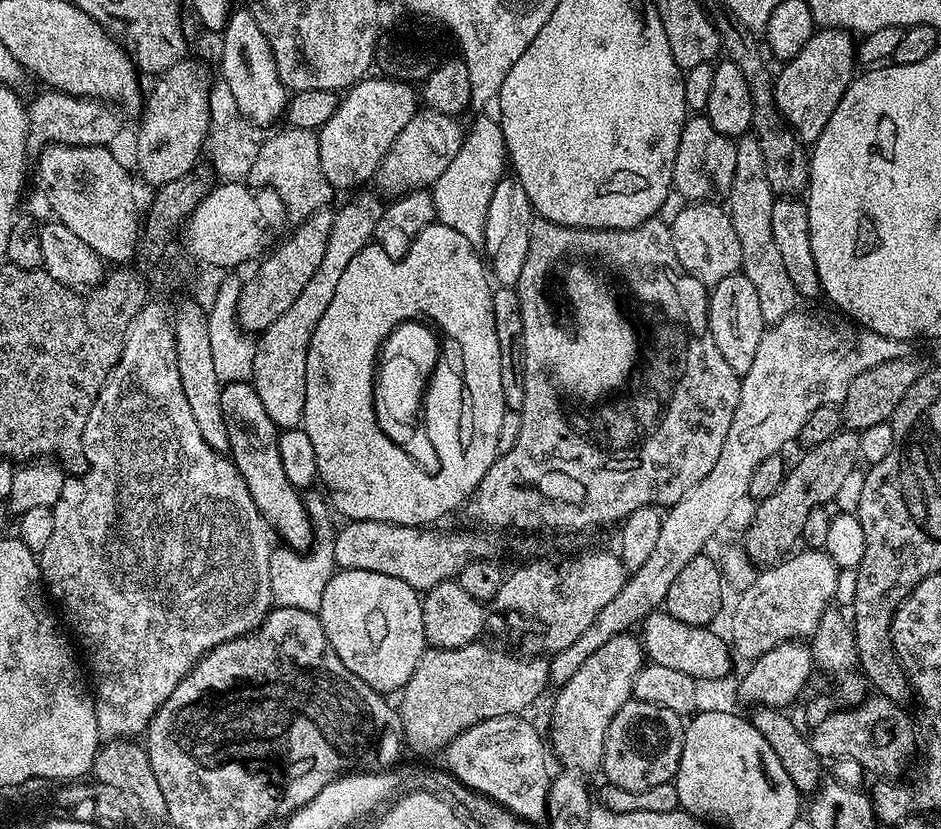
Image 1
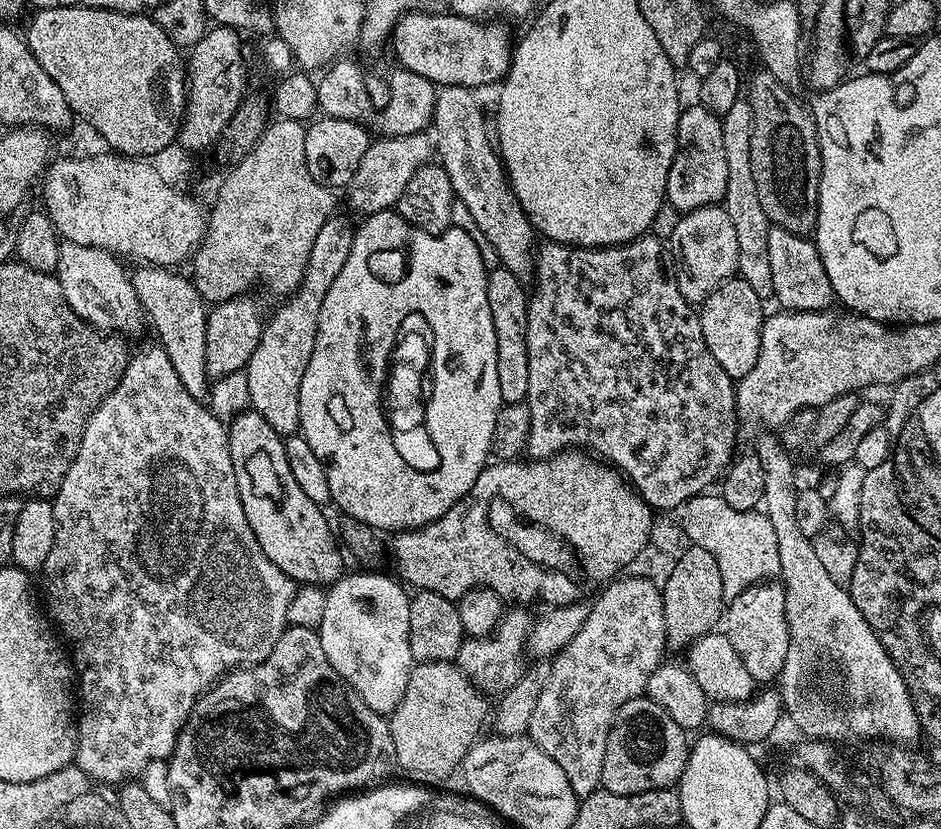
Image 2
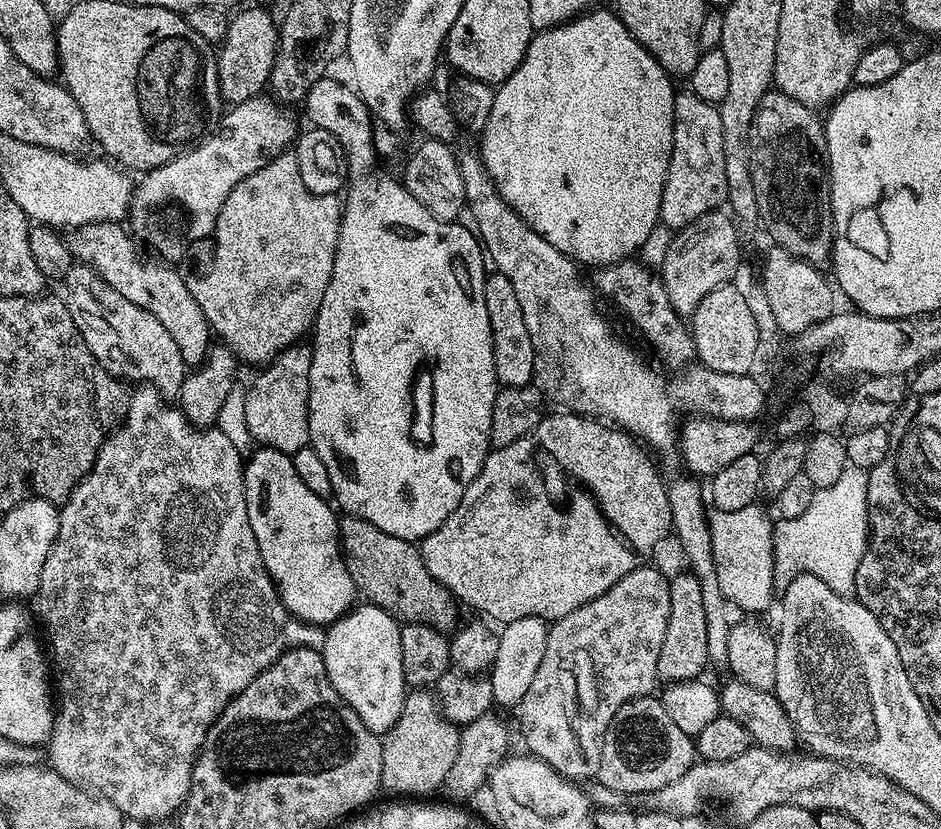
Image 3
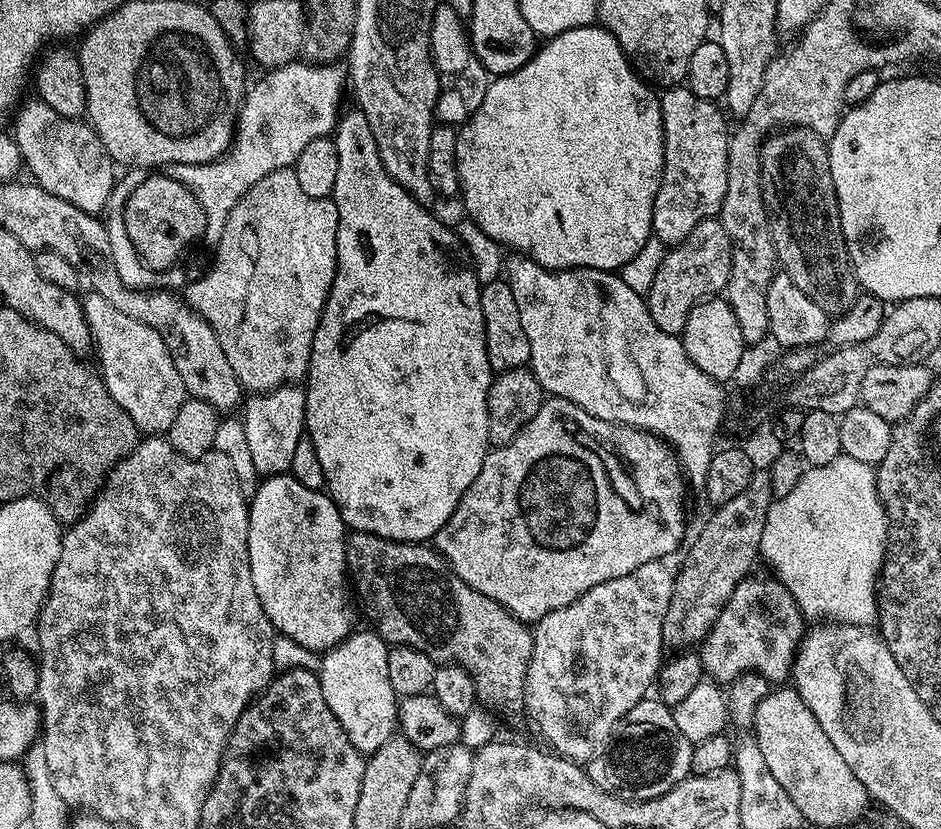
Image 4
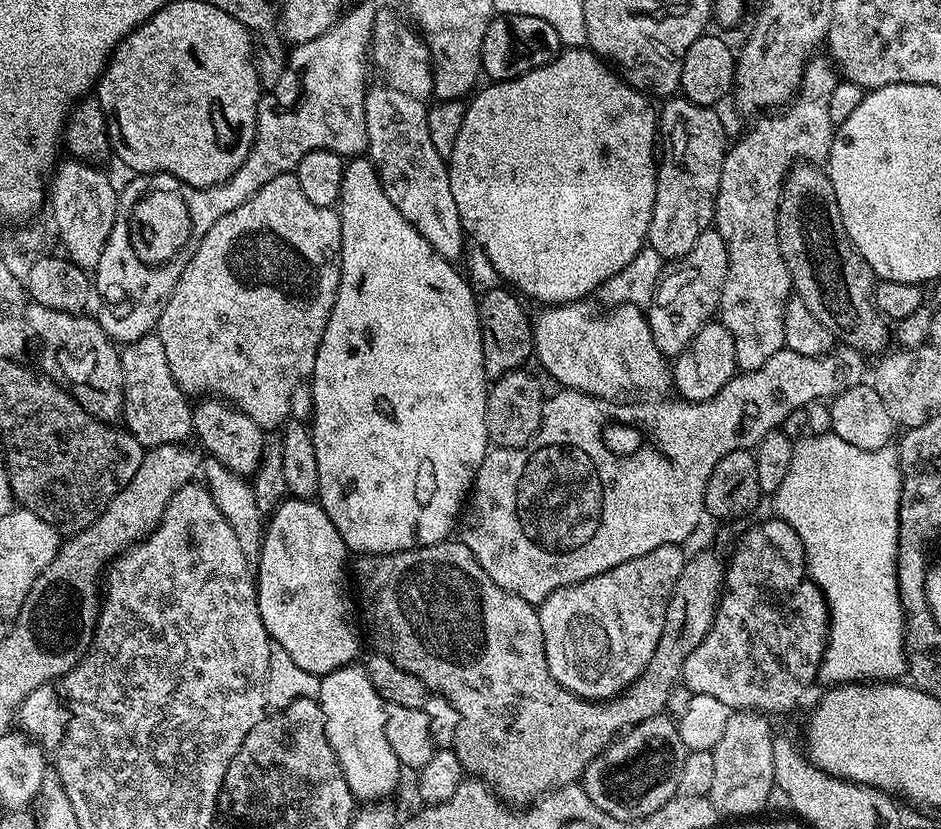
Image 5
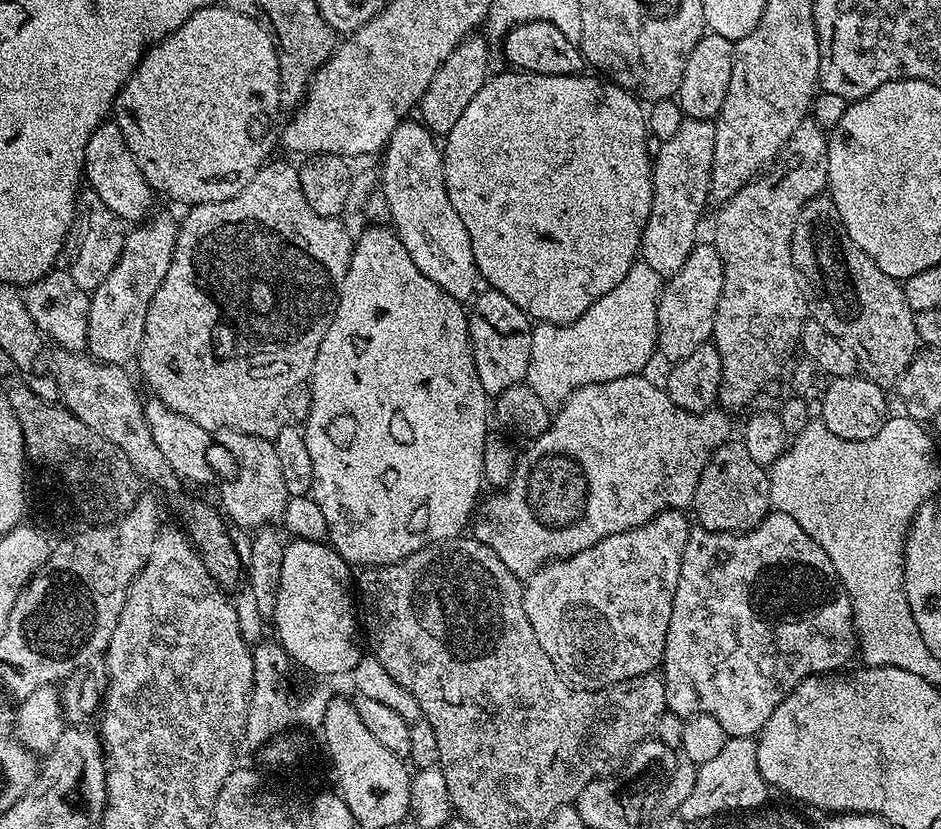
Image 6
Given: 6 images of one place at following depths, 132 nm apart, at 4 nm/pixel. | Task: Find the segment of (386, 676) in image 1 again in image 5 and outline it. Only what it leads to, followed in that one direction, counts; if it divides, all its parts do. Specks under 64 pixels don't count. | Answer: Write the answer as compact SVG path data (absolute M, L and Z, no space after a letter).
M356 662L347 664L323 677L318 699L326 722L326 738L330 738L330 746L342 766L342 774L346 774L353 797L360 802L372 802L395 790L402 765L386 739L385 703L378 690L374 690L367 667L358 665Z

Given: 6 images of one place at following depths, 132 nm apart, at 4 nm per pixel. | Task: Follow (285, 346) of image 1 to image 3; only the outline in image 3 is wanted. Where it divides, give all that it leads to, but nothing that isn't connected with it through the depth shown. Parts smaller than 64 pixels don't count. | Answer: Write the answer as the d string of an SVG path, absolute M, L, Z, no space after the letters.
M297 342L278 353L273 360L259 369L256 381L246 388L246 426L250 426L250 434L257 445L273 448L279 452L294 453L309 447L308 435L308 395L310 394L310 362L312 349L307 343Z

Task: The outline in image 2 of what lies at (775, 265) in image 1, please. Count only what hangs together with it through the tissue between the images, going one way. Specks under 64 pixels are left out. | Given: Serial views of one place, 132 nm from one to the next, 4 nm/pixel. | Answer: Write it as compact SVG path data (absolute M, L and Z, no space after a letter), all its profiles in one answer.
M742 98L726 110L720 121L722 126L722 146L726 150L726 194L722 207L730 214L730 223L738 237L738 276L750 282L754 294L761 298L772 296L774 277L770 275L770 249L768 246L768 229L766 210L762 210L762 202L758 202L758 186L754 186L752 167L750 166L750 134L754 114L747 99Z

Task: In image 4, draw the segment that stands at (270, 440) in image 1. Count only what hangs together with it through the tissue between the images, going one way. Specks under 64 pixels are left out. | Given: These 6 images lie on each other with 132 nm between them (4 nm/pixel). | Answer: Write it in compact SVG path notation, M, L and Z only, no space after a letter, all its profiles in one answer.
M291 474L263 477L256 485L256 493L250 497L248 549L250 574L254 578L258 602L262 602L262 610L277 633L294 638L294 642L306 646L306 650L323 654L354 631L352 623L356 620L356 612L358 616L358 608L350 591L345 535L344 519L327 491L310 490L310 486L302 486L302 482L295 480Z

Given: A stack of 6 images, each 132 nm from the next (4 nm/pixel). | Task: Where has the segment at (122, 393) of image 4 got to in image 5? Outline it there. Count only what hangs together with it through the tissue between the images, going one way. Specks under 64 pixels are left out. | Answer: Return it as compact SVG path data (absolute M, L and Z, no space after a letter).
M155 334L142 336L132 344L123 345L119 353L124 379L123 427L138 438L145 449L187 441L187 436L193 435L193 405L170 374L170 362L166 362L166 350L162 350L160 337Z

